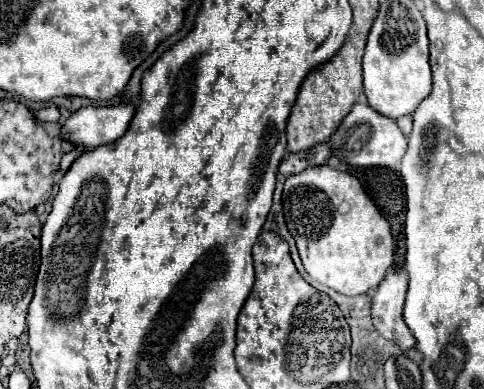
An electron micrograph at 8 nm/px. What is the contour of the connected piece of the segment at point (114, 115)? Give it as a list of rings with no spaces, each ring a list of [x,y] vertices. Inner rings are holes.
[[[86,106],[68,116],[60,136],[76,148],[92,150],[98,144],[108,144],[120,138],[134,116],[134,106]]]

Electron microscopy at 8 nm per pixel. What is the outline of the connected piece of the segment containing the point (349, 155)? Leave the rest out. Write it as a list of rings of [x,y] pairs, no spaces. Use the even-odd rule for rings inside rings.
[[[354,104],[346,120],[342,121],[332,136],[334,156],[344,160],[348,166],[384,166],[398,164],[406,152],[406,136],[400,132],[395,120],[372,110],[368,104]],[[386,134],[386,136],[382,136]],[[398,136],[398,138],[396,138]]]

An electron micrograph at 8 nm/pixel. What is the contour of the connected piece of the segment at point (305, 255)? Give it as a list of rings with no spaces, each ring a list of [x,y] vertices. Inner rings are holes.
[[[330,164],[306,168],[304,172],[294,174],[284,182],[282,204],[286,224],[296,240],[302,264],[314,280],[346,296],[366,294],[368,290],[374,290],[382,282],[388,266],[394,260],[394,238],[390,234],[390,224],[382,218],[382,214],[368,198],[360,180],[354,174],[336,170]]]

